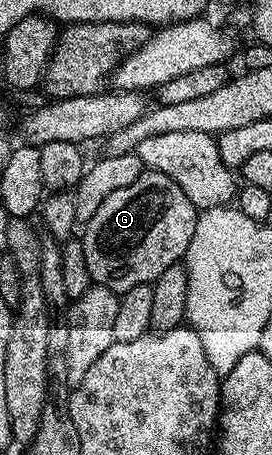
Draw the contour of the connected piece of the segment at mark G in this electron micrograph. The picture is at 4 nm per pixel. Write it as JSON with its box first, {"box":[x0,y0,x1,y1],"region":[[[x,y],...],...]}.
{"box":[82,169,198,295],"region":[[[145,169],[138,180],[134,180],[134,184],[126,184],[126,188],[110,192],[110,196],[102,200],[98,212],[94,212],[94,216],[86,224],[85,230],[88,231],[82,235],[82,241],[86,252],[86,268],[90,268],[93,283],[121,295],[135,286],[155,282],[158,276],[169,273],[175,267],[172,266],[175,262],[177,265],[183,259],[194,236],[197,217],[198,207],[170,176],[157,170]]]}

